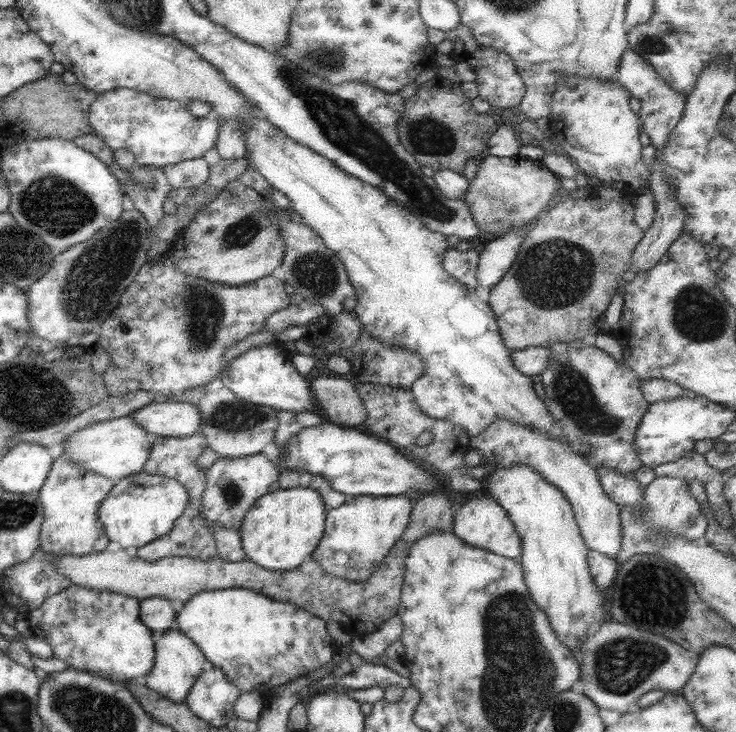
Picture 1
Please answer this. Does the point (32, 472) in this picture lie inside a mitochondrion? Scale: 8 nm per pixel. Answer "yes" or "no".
no

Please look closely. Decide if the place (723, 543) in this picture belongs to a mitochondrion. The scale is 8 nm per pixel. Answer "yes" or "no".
no

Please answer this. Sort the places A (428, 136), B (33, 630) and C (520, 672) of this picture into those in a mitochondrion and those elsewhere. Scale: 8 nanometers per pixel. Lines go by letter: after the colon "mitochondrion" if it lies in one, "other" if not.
A: mitochondrion
B: other
C: mitochondrion

